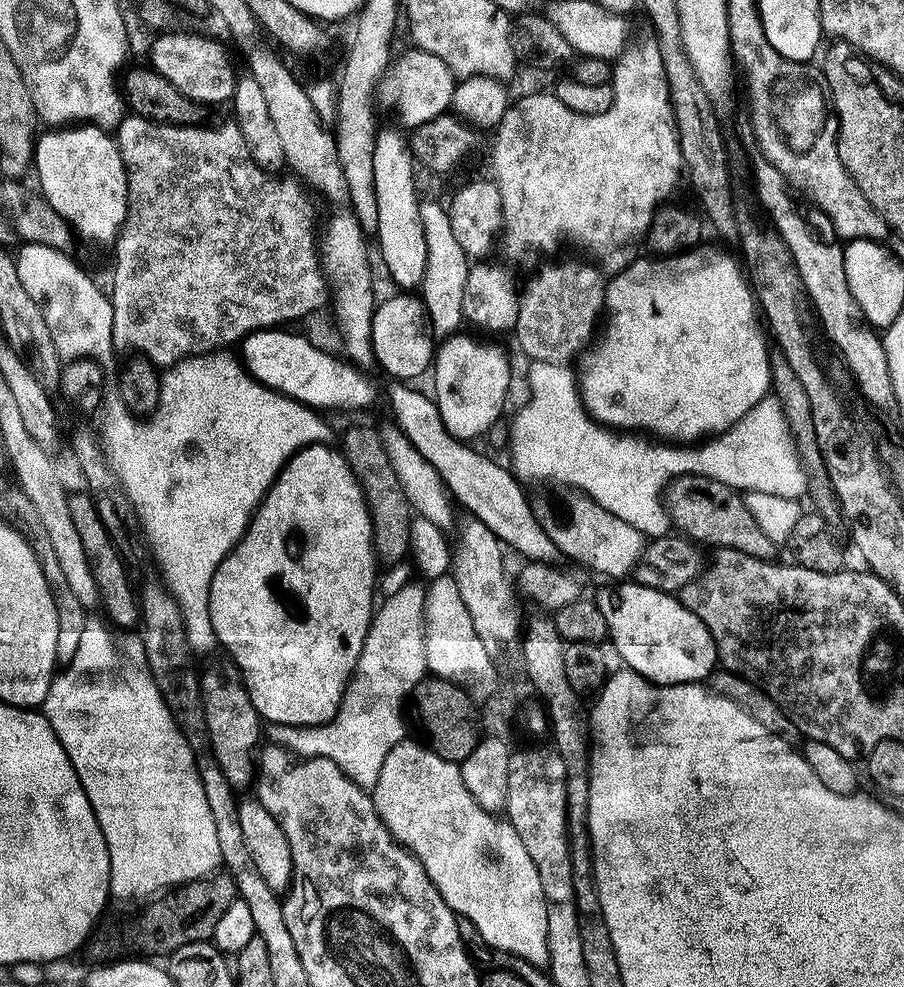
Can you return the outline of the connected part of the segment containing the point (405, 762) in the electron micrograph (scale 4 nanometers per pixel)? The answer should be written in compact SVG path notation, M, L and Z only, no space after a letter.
M412 738L405 739L403 744L394 746L394 750L390 750L390 754L386 758L386 766L382 766L382 774L378 778L374 789L374 799L376 801L376 812L382 818L384 825L388 827L392 837L395 838L407 852L412 852L413 855L416 856L418 862L420 862L426 870L430 882L432 882L438 890L438 894L442 894L446 906L450 906L450 910L455 912L457 917L468 920L473 924L476 928L476 932L482 934L482 938L486 938L488 945L495 948L497 952L505 952L511 956L526 958L526 962L530 962L530 966L534 966L535 968L547 969L549 965L551 965L550 920L548 903L546 902L546 890L542 890L542 874L538 870L538 866L534 866L534 858L530 858L530 853L526 851L526 846L522 842L522 838L518 838L518 830L514 830L512 824L488 813L475 801L474 795L470 794L470 790L463 784L461 765L451 764L442 758L438 758L438 754L434 754L432 749L423 743L417 742L417 744L415 744Z

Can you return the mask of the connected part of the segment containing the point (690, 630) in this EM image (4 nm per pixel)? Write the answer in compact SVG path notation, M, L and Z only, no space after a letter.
M620 582L598 596L609 624L610 643L618 648L627 667L644 680L666 688L707 681L717 671L720 655L710 630L675 595Z

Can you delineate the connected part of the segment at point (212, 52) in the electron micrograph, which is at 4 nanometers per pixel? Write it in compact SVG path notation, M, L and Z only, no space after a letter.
M164 34L152 44L151 67L170 86L174 86L186 98L195 104L209 106L208 104L224 104L232 102L235 98L238 72L232 69L228 56L220 44L207 40L204 36L174 36Z

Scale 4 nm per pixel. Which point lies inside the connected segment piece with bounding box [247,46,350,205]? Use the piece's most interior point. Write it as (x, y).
(312, 152)

